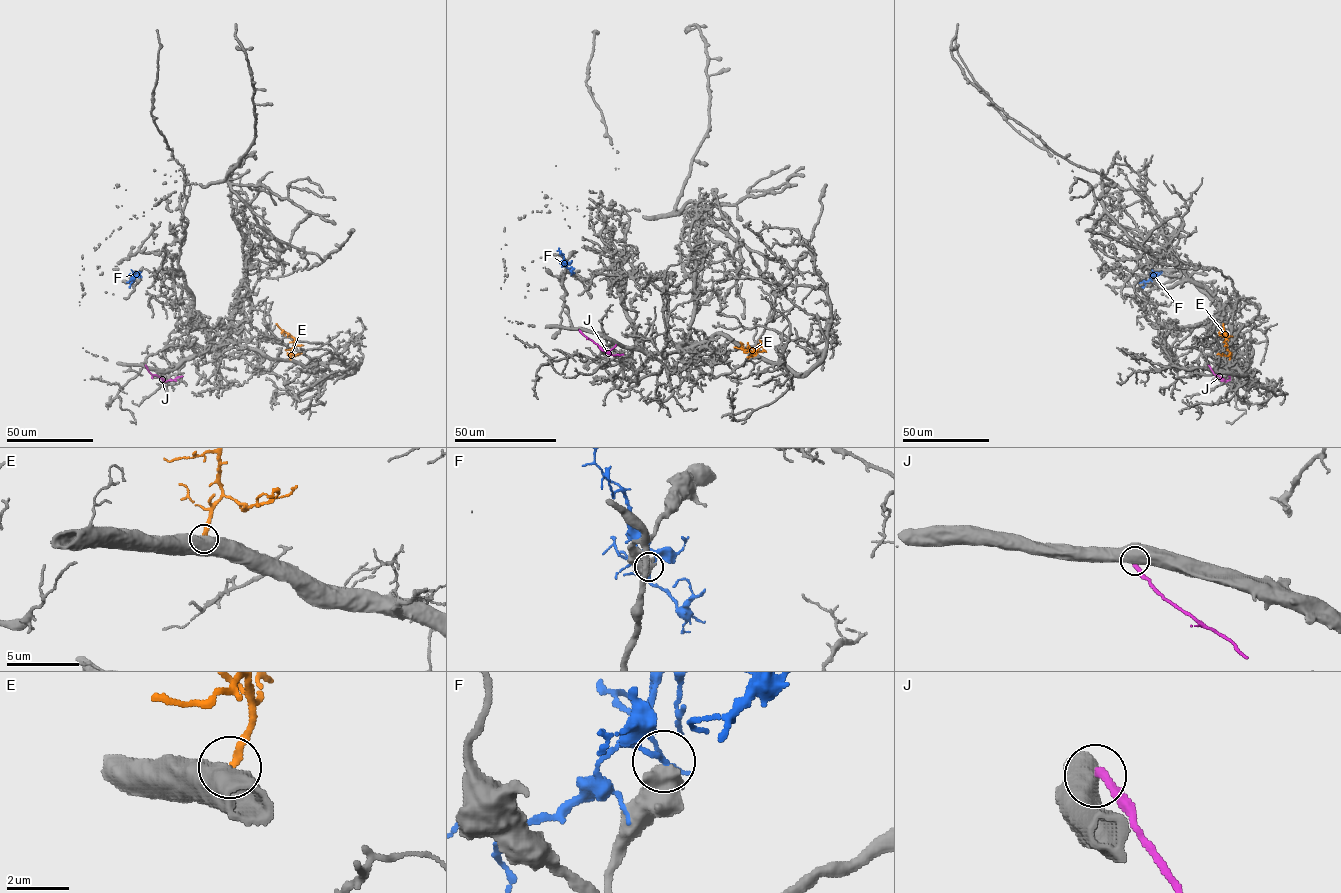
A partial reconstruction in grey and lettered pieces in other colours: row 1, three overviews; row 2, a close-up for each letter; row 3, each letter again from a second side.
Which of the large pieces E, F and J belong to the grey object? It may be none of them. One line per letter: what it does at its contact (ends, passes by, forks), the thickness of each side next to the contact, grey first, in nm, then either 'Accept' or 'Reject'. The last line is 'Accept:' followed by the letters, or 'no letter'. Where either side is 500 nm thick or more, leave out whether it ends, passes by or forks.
E: Thickness 750 nm (grey) against 220 nm. Accept
F: Thickness 800 nm (grey) against 160 nm. Reject
J: Thickness 700 nm (grey) against 300 nm. Reject
Accept: E

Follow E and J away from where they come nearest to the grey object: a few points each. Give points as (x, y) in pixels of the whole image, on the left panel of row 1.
E: (290, 359), (294, 338), (276, 323)
J: (145, 365), (151, 374), (165, 381), (183, 376)

